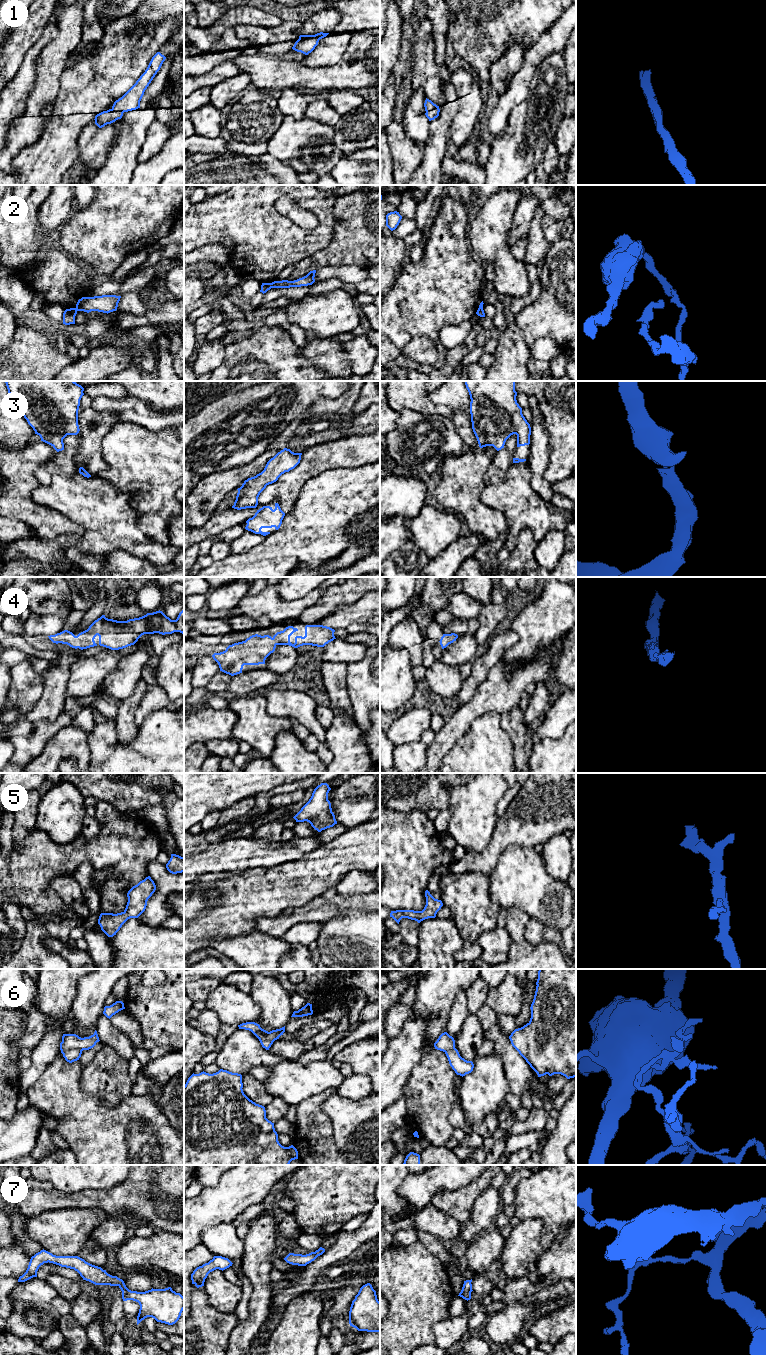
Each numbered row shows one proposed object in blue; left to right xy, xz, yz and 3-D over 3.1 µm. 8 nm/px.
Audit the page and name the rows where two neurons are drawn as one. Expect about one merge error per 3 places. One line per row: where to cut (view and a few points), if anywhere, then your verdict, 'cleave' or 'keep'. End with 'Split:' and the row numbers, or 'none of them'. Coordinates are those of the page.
1: cut none; keep
2: cut xz (271, 283), (273, 287); cleave
3: cut none; keep
4: cut none; keep
5: cut none; keep
6: cut xy (81, 1050), (71, 1048), (61, 1052); cleave
7: cut none; keep
Split: 2, 6

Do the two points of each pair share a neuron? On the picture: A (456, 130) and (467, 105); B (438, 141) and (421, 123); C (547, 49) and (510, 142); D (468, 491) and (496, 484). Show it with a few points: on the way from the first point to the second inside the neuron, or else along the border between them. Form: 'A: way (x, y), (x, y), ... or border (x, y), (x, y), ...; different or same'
A: way (462, 124), (467, 116), (467, 111); same
B: border (430, 121), (427, 141), (423, 146); different
C: border (562, 51), (548, 55), (538, 66), (531, 80); different
D: border (485, 484), (480, 493), (480, 499), (493, 509); different

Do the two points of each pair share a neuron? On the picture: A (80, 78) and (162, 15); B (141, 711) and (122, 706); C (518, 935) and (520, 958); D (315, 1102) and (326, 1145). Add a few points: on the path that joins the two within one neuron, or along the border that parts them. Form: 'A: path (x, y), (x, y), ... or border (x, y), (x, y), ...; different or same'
A: path (102, 56), (117, 35), (140, 18); same
B: border (147, 689), (134, 710), (134, 722), (137, 726); different
C: border (524, 940), (519, 942), (512, 941); different
D: path (315, 1113), (315, 1134); same

